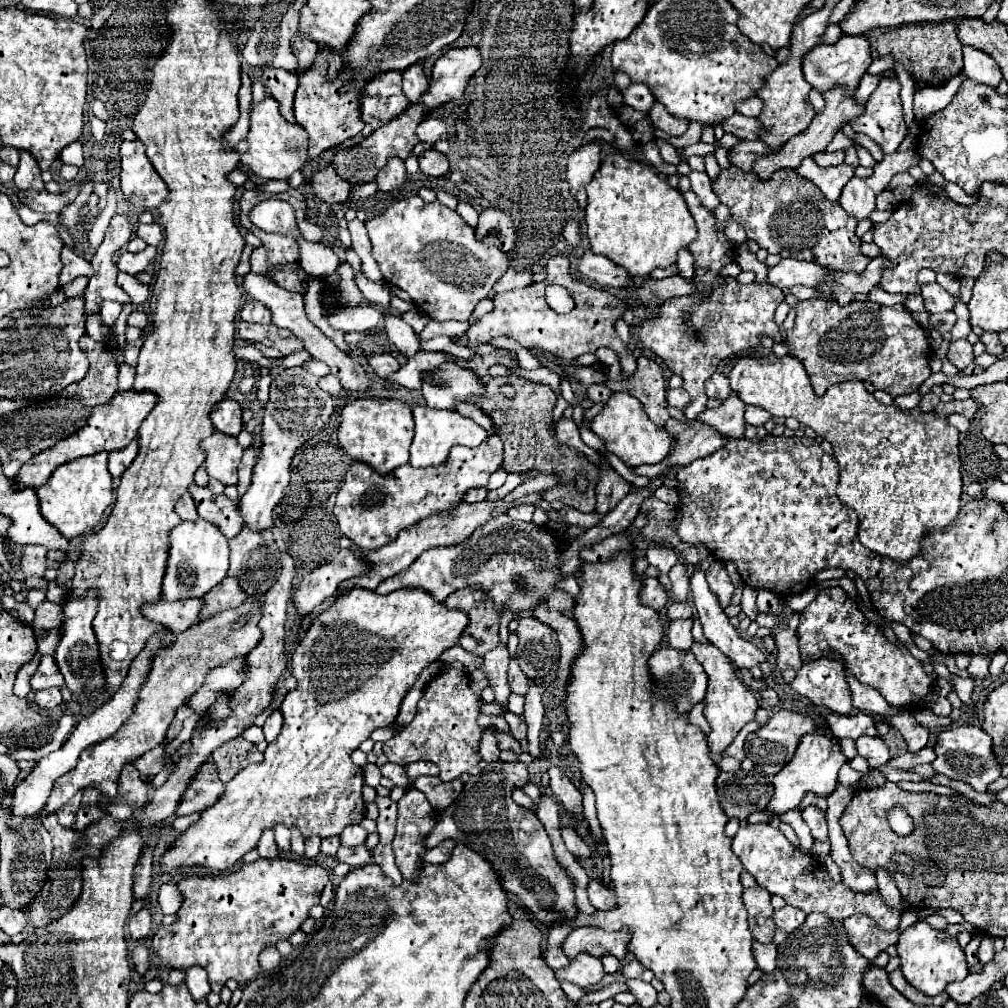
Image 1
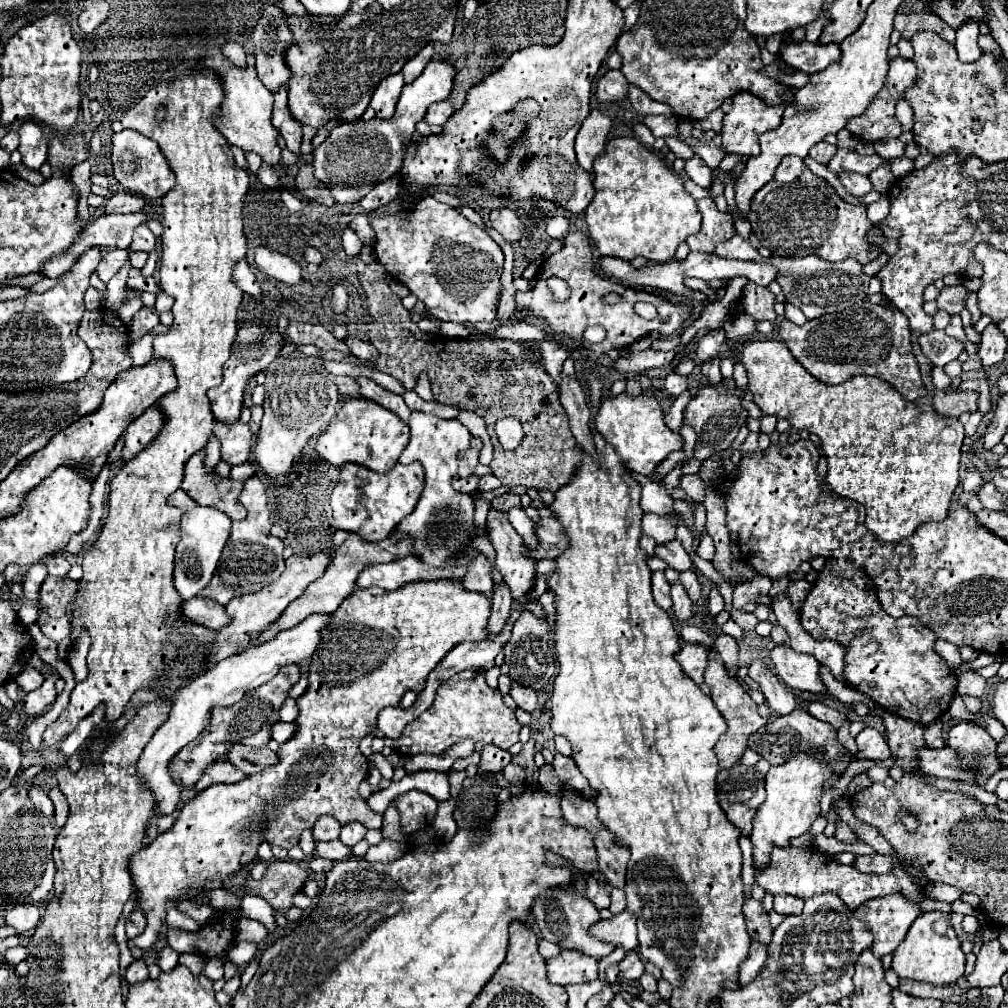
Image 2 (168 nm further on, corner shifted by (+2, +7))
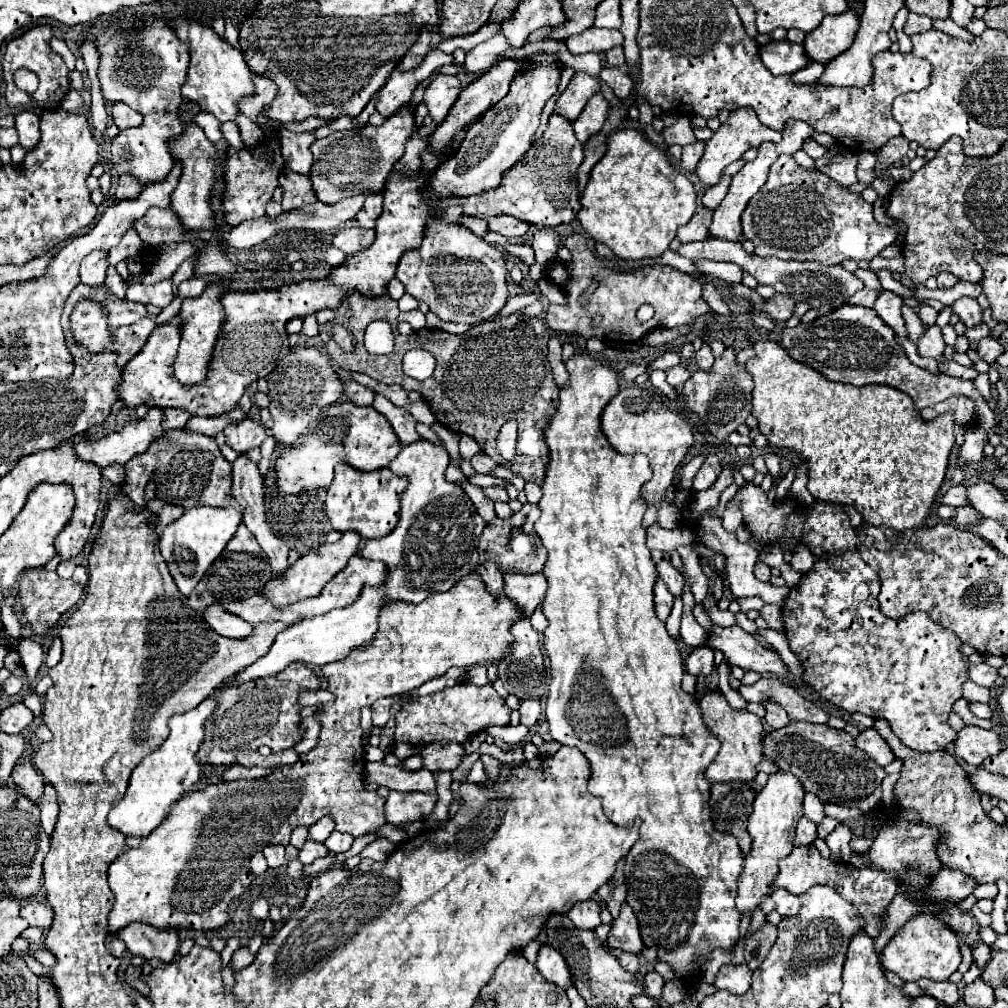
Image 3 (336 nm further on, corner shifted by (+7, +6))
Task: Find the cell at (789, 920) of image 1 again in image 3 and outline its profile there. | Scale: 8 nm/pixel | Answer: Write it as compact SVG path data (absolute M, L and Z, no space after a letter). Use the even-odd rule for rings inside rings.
M774 889L772 899L776 903L776 911L780 915L796 915L800 911L800 899L786 889Z

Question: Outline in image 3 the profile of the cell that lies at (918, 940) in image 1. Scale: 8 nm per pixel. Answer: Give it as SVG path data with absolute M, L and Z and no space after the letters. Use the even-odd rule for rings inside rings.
M924 913L912 919L912 923L904 925L904 931L900 931L900 935L896 935L896 939L888 943L888 947L884 947L880 961L902 981L918 981L922 977L932 981L946 981L958 969L962 957L956 933L934 913Z

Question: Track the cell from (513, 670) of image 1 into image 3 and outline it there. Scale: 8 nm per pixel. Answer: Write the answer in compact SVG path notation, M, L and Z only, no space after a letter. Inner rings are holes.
M520 699L520 723L532 727L540 717L540 701L538 699Z

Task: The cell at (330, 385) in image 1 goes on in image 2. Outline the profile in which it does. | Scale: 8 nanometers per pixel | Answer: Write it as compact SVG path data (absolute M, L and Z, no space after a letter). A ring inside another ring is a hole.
M337 376L337 386L339 386L339 394L343 396L359 396L359 384L355 378Z

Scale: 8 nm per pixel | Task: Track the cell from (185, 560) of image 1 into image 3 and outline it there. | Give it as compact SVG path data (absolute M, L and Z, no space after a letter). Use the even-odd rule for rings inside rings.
M192 507L186 511L180 519L166 525L160 535L160 553L168 565L170 575L174 577L178 589L182 595L190 595L192 589L202 579L204 571L210 567L210 563L222 553L224 545L232 539L236 533L236 527L242 521L242 513L236 509L212 509L212 507Z

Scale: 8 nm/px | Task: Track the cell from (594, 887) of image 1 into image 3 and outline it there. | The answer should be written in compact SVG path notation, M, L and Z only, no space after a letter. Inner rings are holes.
M586 899L574 903L574 907L568 911L568 917L580 929L596 929L600 925L600 911L602 911L600 901Z

